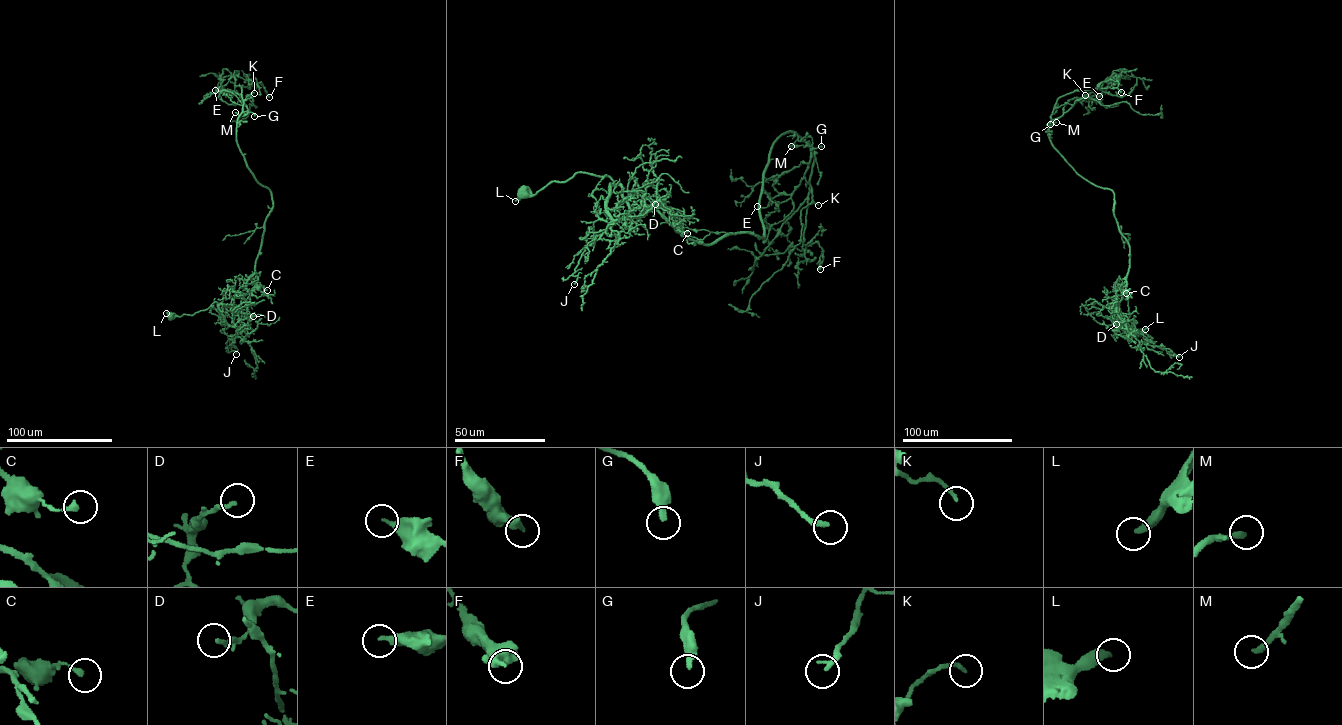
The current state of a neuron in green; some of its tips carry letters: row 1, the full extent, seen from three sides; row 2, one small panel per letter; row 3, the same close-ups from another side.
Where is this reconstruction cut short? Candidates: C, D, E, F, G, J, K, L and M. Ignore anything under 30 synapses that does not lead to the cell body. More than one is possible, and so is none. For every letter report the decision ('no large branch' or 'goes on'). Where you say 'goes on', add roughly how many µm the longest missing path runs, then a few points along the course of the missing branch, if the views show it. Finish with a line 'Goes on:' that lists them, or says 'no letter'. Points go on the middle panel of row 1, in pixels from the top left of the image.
C: no large branch
D: no large branch
E: no large branch
F: no large branch
G: goes on; missing 30 µm; course (821, 146), (816, 146), (810, 153), (811, 169), (806, 179)
J: no large branch
K: goes on; missing 25 µm; course (818, 205), (826, 214), (824, 192)
L: no large branch
M: goes on; missing 80 µm; course (791, 146), (778, 159), (760, 163), (752, 155), (737, 152), (734, 155), (729, 137)
Goes on: G, K, M

